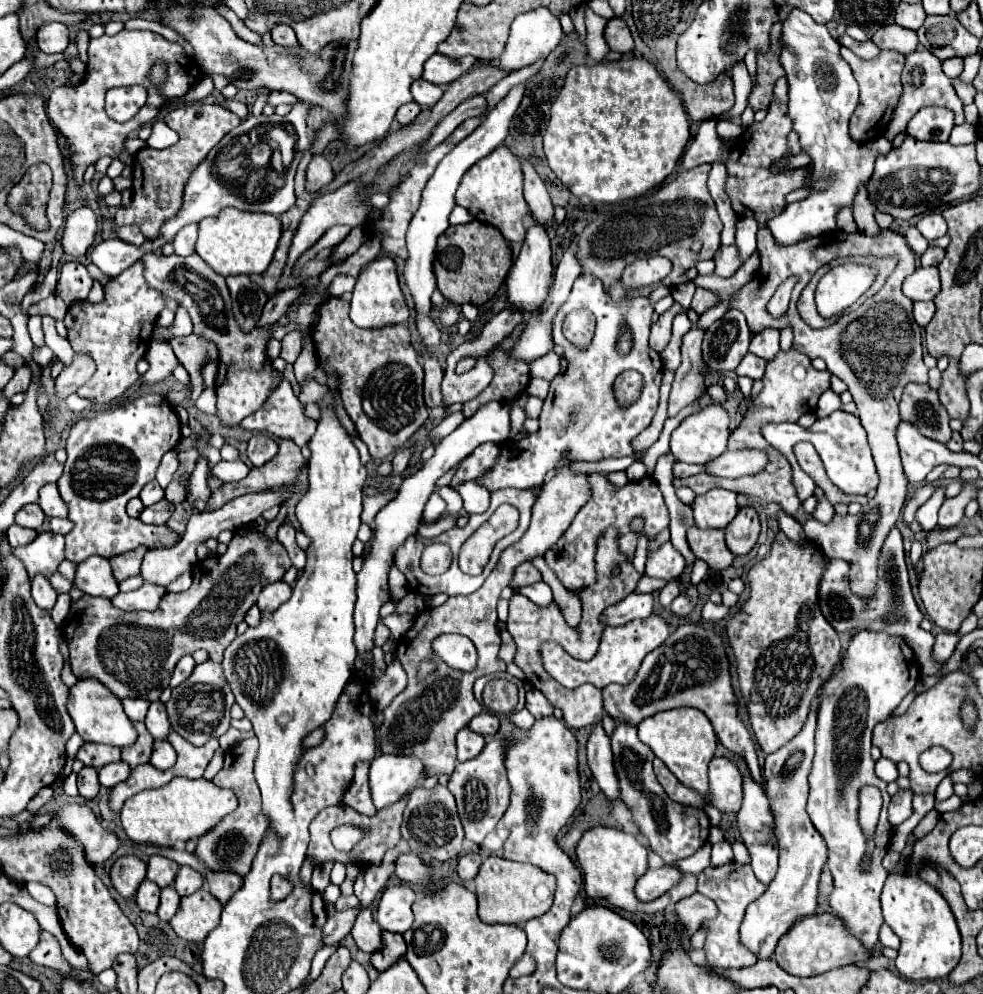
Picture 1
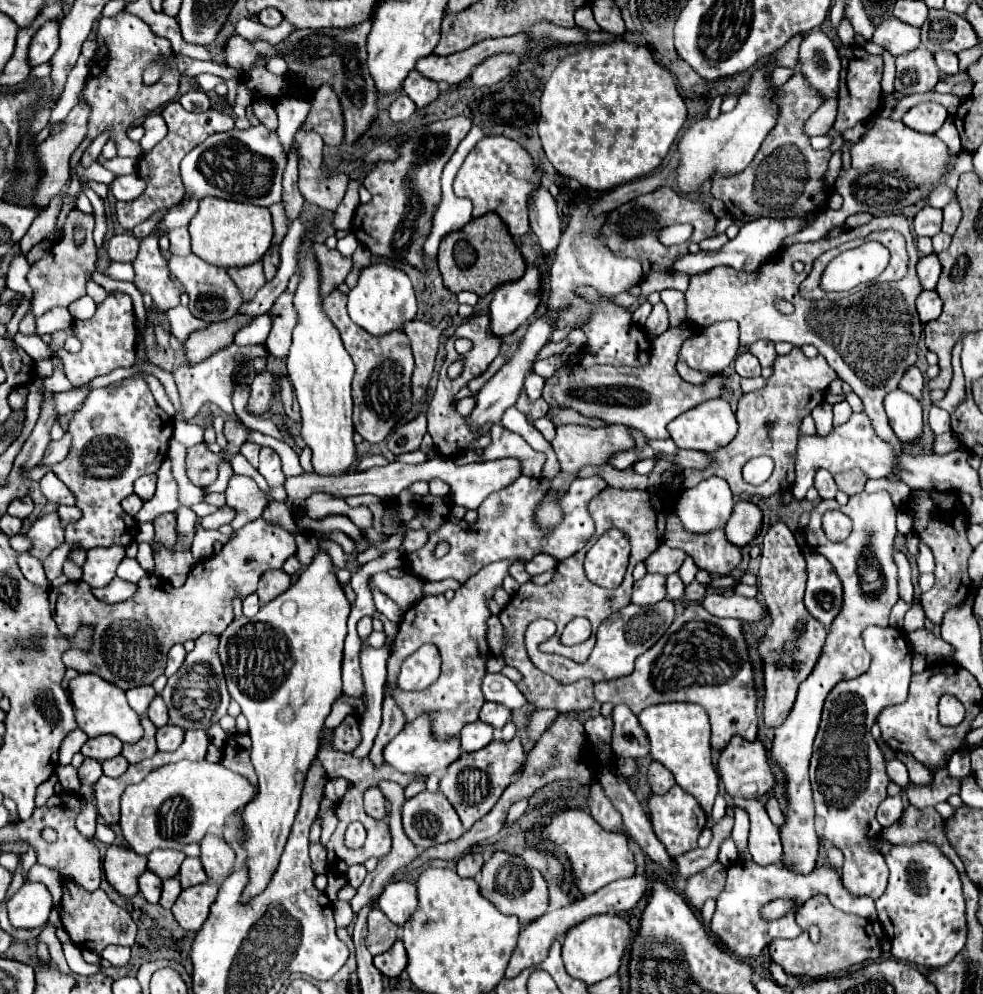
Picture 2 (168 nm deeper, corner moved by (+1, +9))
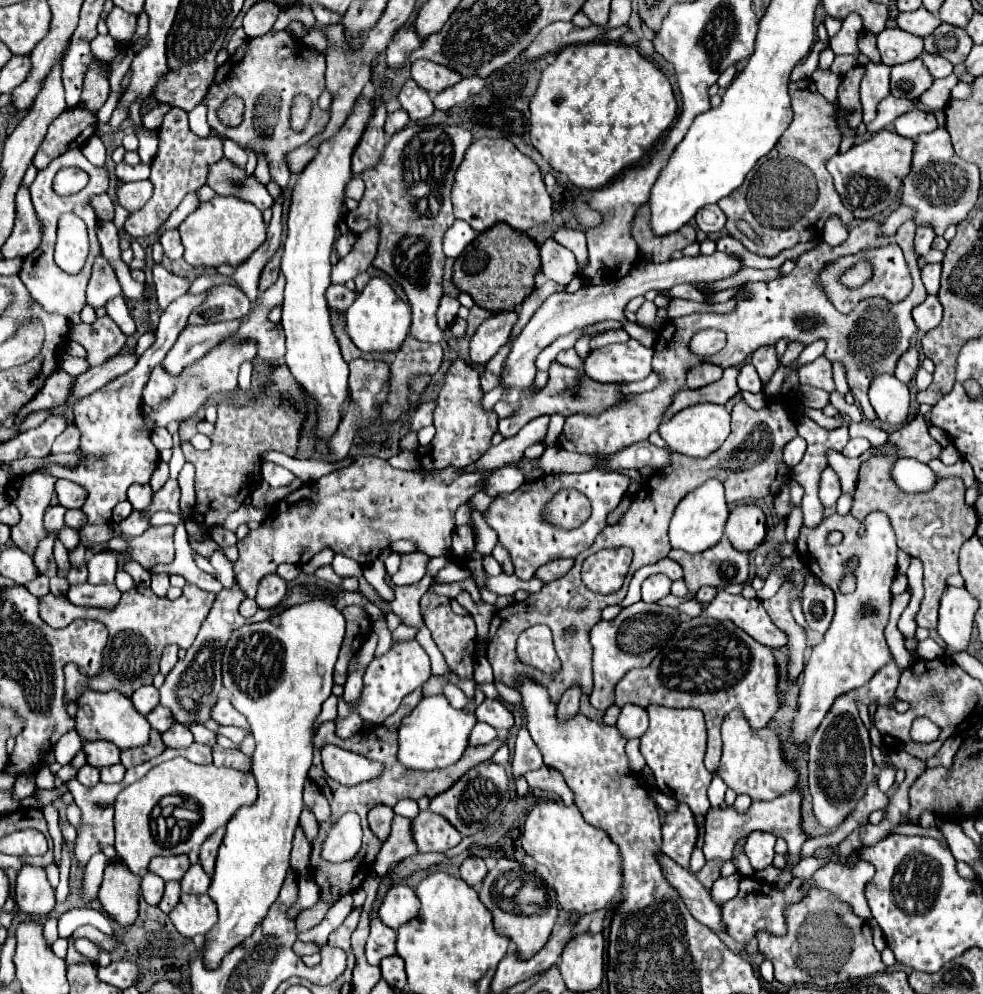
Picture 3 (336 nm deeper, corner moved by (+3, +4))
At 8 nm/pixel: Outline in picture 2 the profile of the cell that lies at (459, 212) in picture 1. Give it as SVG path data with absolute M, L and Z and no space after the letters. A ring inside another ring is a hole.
M472 127L470 133L466 135L466 139L458 145L456 153L452 155L450 163L444 167L444 173L442 173L442 203L434 215L434 227L432 227L432 233L428 237L428 241L424 243L424 253L428 259L434 259L436 253L438 253L438 245L440 241L462 229L470 219L472 219L472 203L470 199L460 199L454 195L452 191L452 181L464 161L464 157L468 155L468 151L484 137L484 133L480 131L480 127Z

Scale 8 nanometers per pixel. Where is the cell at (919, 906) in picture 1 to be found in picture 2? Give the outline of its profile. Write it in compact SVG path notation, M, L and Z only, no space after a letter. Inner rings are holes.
M934 843L894 845L884 853L890 879L884 895L876 901L878 919L892 943L896 959L922 967L942 967L966 943L966 903L956 867Z

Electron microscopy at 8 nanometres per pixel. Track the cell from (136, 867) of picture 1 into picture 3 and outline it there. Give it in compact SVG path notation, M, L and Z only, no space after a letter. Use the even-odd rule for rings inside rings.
M120 860L108 862L104 870L104 882L100 886L100 902L104 910L118 920L120 924L132 924L138 916L138 894L140 894L140 876L128 872Z

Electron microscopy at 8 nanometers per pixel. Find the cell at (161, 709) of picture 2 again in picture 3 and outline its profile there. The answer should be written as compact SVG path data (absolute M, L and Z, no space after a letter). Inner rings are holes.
M156 706L156 708L146 716L146 720L148 720L150 726L152 726L154 730L158 730L160 734L166 732L166 730L174 724L172 712L168 712L168 708L164 708L164 706Z

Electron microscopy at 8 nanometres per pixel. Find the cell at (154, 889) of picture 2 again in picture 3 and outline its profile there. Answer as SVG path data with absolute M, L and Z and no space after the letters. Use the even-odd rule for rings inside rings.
M146 872L142 876L142 896L144 896L144 900L148 904L156 906L162 900L162 894L164 894L164 880L156 874Z

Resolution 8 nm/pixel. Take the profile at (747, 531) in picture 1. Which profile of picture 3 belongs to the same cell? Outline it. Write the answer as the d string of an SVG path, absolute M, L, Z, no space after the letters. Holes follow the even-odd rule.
M754 504L732 508L724 534L736 550L740 552L756 550L766 536L764 512Z

